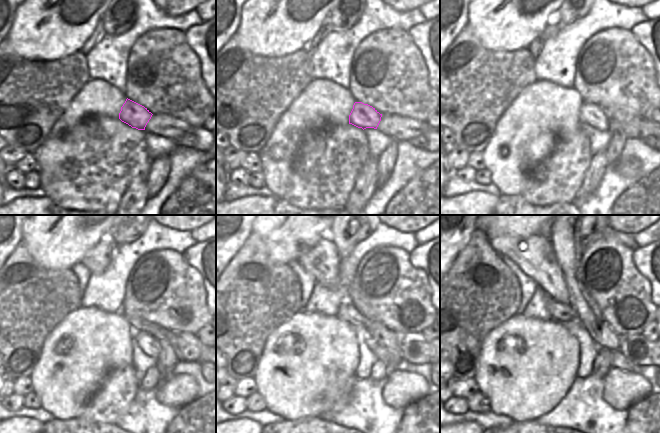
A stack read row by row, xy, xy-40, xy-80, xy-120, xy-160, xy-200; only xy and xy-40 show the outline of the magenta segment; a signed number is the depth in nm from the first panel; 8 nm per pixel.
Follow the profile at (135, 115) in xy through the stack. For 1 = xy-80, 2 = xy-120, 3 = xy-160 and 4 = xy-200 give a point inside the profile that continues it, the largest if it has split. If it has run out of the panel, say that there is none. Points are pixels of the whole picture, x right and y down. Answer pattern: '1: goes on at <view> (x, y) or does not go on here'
1: goes on at xy-80 (590, 114)
2: goes on at xy-120 (147, 343)
3: goes on at xy-160 (381, 352)
4: goes on at xy-200 (619, 361)

